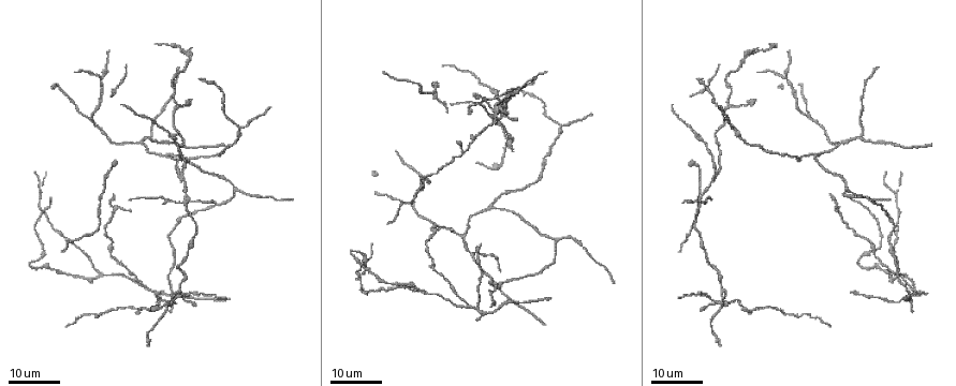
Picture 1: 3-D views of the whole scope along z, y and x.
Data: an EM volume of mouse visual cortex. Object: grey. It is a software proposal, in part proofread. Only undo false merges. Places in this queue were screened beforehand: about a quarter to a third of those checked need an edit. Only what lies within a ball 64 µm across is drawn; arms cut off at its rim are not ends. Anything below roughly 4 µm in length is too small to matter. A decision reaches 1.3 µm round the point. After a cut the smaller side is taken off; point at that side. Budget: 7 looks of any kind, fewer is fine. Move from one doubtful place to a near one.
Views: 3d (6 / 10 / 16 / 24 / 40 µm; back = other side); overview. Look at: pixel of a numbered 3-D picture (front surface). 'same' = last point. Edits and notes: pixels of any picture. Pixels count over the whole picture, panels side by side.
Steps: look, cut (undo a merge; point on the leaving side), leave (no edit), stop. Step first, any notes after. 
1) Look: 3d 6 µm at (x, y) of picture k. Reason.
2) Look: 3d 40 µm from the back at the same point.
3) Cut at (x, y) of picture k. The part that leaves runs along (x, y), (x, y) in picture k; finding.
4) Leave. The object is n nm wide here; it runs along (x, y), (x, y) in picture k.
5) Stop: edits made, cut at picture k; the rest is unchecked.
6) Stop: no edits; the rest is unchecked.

Look: 3d 24 µm at (461, 233) of picture 1. Three arms meet.

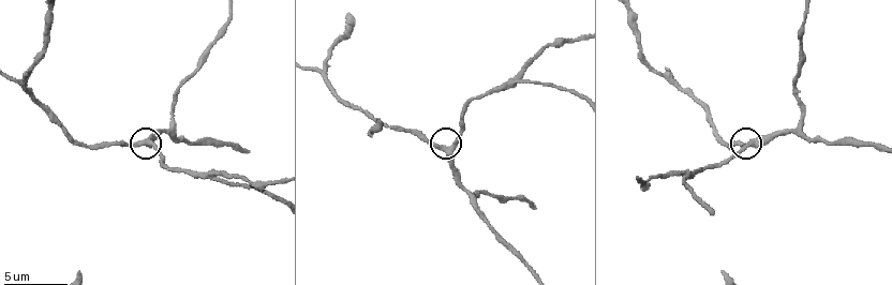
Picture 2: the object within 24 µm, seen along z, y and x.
Look: 3d 10 µm at (144, 145) of picture 2.

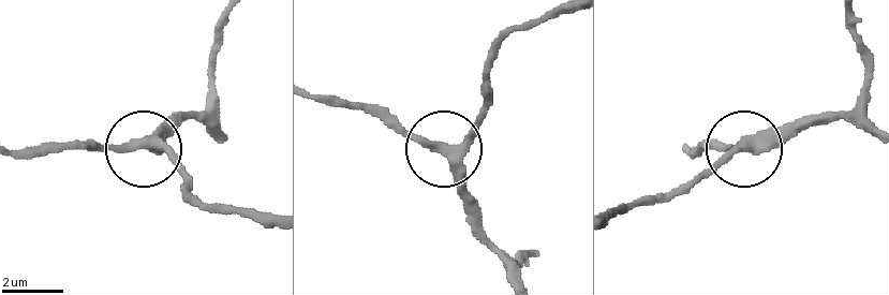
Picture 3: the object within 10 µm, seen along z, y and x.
Leave. It runs along (255, 218), (209, 208), (171, 157), (145, 149), (176, 128) in picture 3; one neuron here.

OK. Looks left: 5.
Look: 3d 16 µm at (786, 78) of picture 1. Three-way junction.

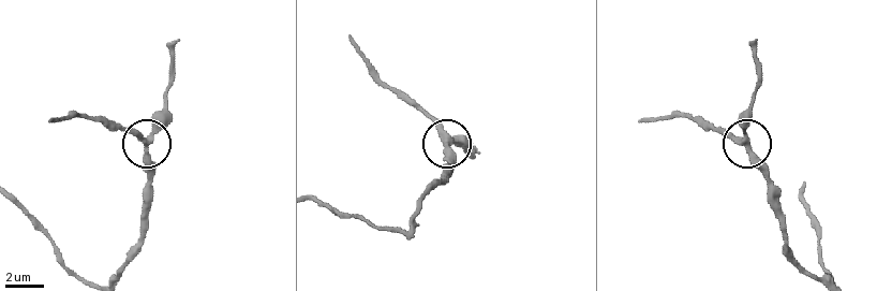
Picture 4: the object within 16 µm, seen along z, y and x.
Look: 3d 6 µm at (442, 134) of picture 4. Zoom in.

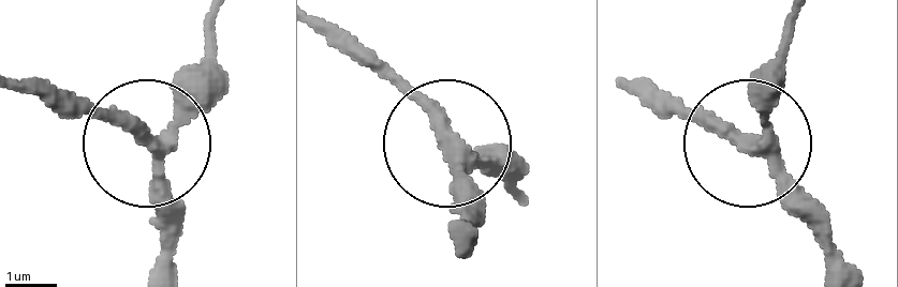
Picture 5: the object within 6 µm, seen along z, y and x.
Look: 3d 6 µm from the back at (151, 143) of picture 5.

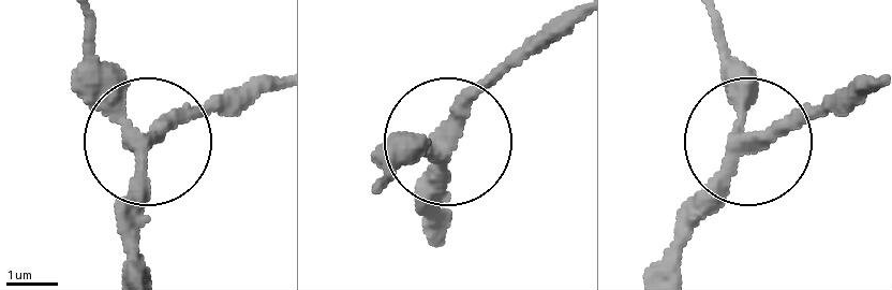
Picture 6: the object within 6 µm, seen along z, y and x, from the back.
Leave. The object is 270 nm wide here; it runs along (655, 266), (744, 125), (744, 73), (724, 39) in picture 6; continuous, no second neuron.

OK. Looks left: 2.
Look: 3d 24 µm at (698, 192) of picture 1.

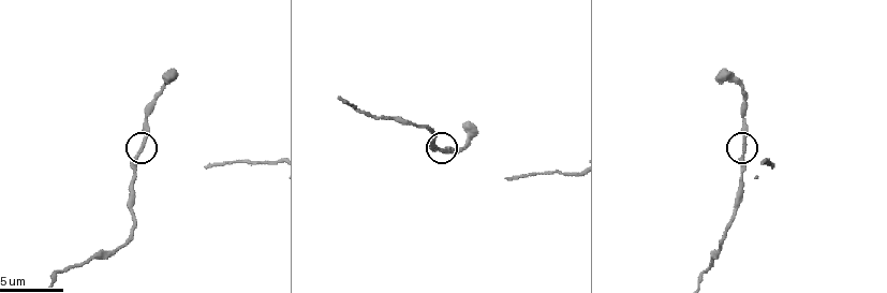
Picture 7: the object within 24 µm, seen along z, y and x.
Look: 3d 6 µm at (140, 149) of picture 7.

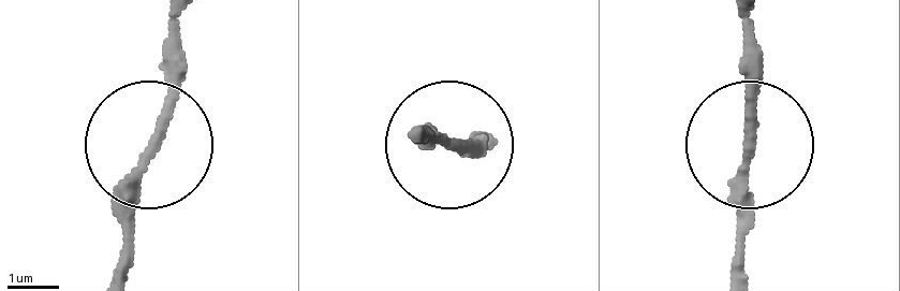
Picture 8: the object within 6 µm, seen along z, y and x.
Leave. The object is 200 nm wide here; all the same neuron.

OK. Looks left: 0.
Stop: no edits; the rest is unchecked.

